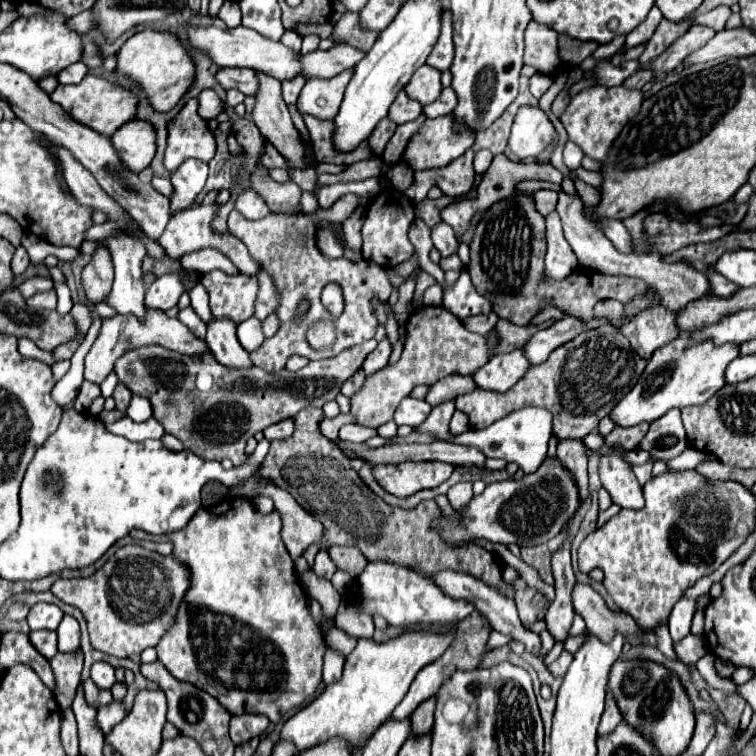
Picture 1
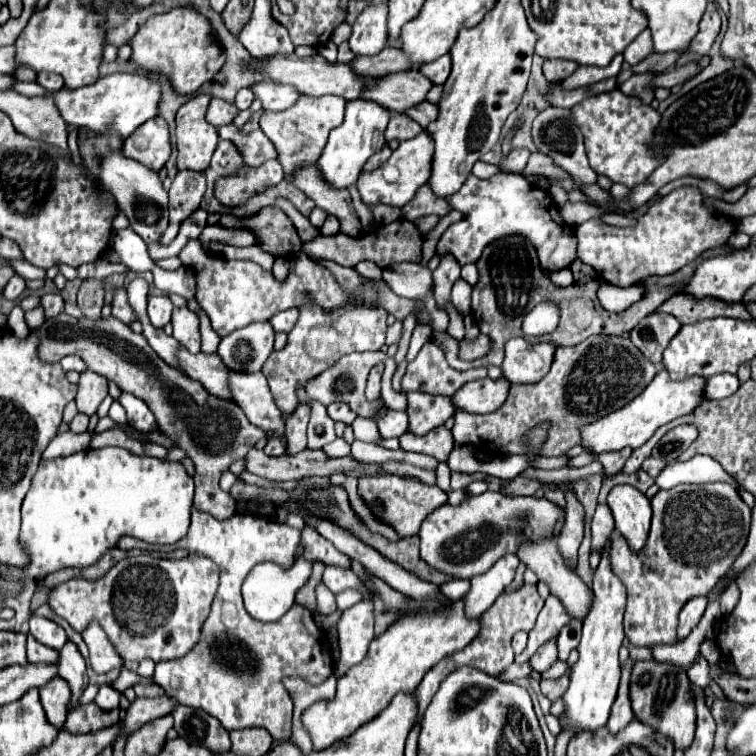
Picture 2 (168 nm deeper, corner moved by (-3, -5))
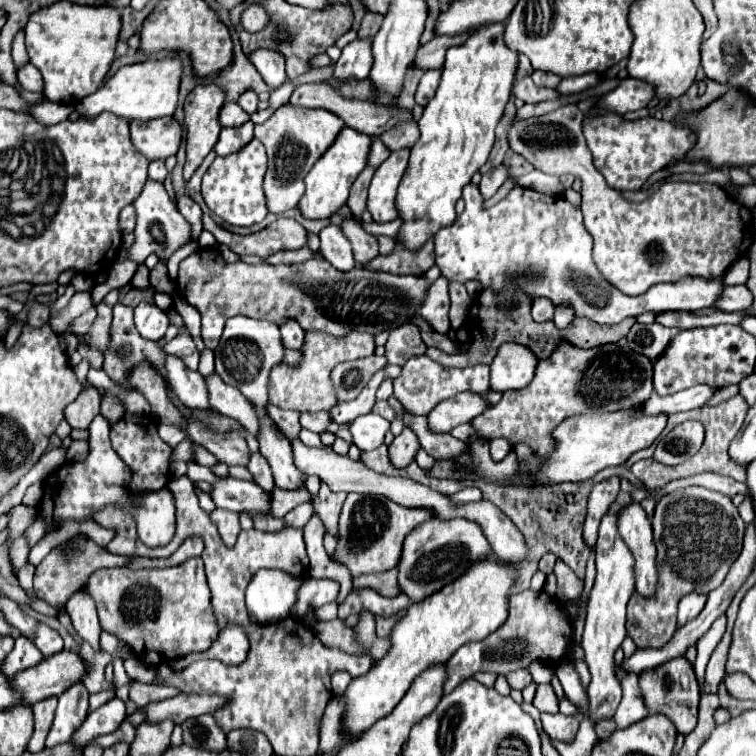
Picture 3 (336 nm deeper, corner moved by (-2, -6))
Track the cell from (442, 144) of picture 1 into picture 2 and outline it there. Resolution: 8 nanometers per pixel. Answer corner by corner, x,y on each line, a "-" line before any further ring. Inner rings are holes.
420,133
414,139
402,141
400,147
390,155
390,159
380,165
374,173
362,173
356,181
356,187
366,205
384,203
390,207
404,207
416,193
418,187
426,183
432,169
432,139
428,133

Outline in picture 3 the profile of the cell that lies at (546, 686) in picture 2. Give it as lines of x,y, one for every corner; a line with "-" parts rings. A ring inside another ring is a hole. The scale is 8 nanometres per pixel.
541,684
537,688
533,704
537,706
539,712
551,712
551,714
555,714
559,710
559,702
557,702
557,694
555,694
553,686
551,684

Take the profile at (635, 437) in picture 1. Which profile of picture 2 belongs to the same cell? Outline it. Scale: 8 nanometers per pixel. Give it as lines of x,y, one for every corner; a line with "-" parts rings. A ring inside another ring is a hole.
622,449
622,451
616,451
616,453
602,453
602,455
598,455
598,461
604,467
604,477
608,479
608,477
618,475
622,471
626,459
630,457
630,453
632,453
632,449

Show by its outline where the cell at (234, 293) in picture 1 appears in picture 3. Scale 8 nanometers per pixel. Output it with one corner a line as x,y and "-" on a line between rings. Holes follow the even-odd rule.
199,250
179,266
177,288
203,316
201,336
205,346
215,350
225,322
233,316
275,322
277,326
295,318
303,330
323,330
343,336
351,330
379,334
385,328
401,326
419,312
429,280
425,276
397,276
389,272
355,266
351,272
335,270
327,260
307,260
291,266
269,264
227,264
219,252

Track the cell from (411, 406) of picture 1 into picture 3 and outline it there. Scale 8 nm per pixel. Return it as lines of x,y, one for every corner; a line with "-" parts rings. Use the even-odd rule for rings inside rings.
365,414
355,418
351,424
351,434
353,434
353,444
359,446
359,450
375,450
377,446
383,444
385,434
389,432
391,422
377,414

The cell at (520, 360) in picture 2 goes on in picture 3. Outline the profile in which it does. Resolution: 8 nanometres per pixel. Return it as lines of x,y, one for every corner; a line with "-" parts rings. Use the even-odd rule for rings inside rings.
515,342
503,344
491,364
491,388
499,392
525,388
535,376
537,362
527,346

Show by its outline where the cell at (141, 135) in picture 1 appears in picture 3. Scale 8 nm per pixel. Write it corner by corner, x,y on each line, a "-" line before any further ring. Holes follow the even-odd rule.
173,118
155,122
131,122
133,148
147,160
167,160
175,156
181,142
181,126

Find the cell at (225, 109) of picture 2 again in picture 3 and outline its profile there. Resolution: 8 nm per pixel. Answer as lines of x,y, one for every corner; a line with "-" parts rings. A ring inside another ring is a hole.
225,104
221,110
219,110
219,124
221,126
239,126
239,124
243,124
243,122
247,122
249,120
249,114
241,108
241,106
237,106
237,104

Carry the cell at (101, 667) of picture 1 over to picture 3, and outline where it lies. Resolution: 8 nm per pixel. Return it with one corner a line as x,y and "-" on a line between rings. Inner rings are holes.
113,698
87,716
83,726
73,734
71,742
79,748
85,748
91,738
117,730
123,720
125,720
125,702
119,698

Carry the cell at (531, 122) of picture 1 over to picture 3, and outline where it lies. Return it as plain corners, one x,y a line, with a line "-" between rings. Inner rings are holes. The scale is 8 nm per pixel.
505,164
495,166
487,174
483,174
483,178
481,178
481,194
483,194
483,198
491,198
507,178
511,178
511,174
509,174
509,168

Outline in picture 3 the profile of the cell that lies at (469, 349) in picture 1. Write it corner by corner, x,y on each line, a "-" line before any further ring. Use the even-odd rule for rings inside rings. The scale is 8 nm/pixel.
427,354
421,356
413,356
405,362
401,374
395,378
395,394
401,400
401,404
405,406
407,412
411,414
429,414
439,402
451,398
457,392
463,390
471,390
471,392
479,392
485,394
489,388
489,366
467,367
464,369
449,369
439,366
437,362
433,362

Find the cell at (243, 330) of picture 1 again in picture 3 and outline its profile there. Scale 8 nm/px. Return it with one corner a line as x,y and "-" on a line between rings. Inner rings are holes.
247,316
227,320
223,338
215,348
215,372
231,386
239,388
249,402
263,408
267,404
267,378
275,364
283,360
283,342
279,328
265,320
255,320

